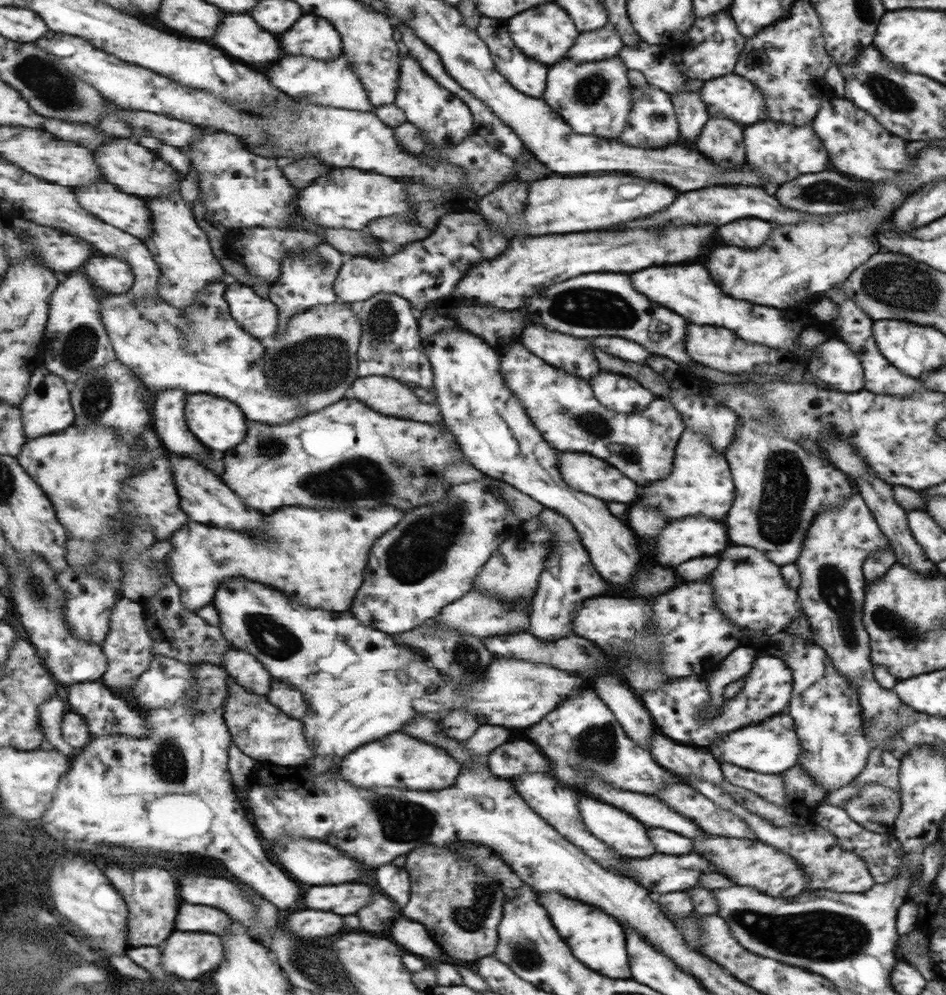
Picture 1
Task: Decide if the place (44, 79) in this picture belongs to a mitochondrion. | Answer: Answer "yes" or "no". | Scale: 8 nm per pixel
yes

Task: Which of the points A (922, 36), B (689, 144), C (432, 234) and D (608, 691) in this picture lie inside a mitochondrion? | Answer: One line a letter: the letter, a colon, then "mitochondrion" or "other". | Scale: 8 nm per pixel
A: other
B: other
C: other
D: other

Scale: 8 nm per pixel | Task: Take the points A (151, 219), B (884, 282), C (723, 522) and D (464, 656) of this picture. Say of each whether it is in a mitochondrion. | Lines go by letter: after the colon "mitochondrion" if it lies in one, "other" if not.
A: other
B: mitochondrion
C: other
D: mitochondrion

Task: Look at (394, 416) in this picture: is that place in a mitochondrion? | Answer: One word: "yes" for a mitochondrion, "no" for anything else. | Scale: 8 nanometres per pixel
no

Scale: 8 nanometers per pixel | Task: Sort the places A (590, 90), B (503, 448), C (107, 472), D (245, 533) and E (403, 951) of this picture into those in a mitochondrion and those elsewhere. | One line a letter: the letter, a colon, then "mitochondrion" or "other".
A: mitochondrion
B: other
C: other
D: other
E: other

